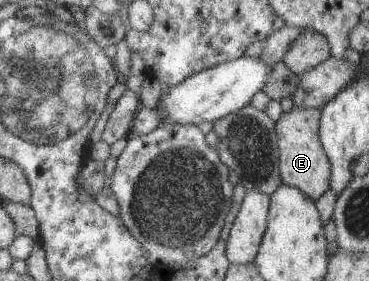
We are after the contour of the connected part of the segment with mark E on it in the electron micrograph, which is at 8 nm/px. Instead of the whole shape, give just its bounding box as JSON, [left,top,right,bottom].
[275,107,330,201]

